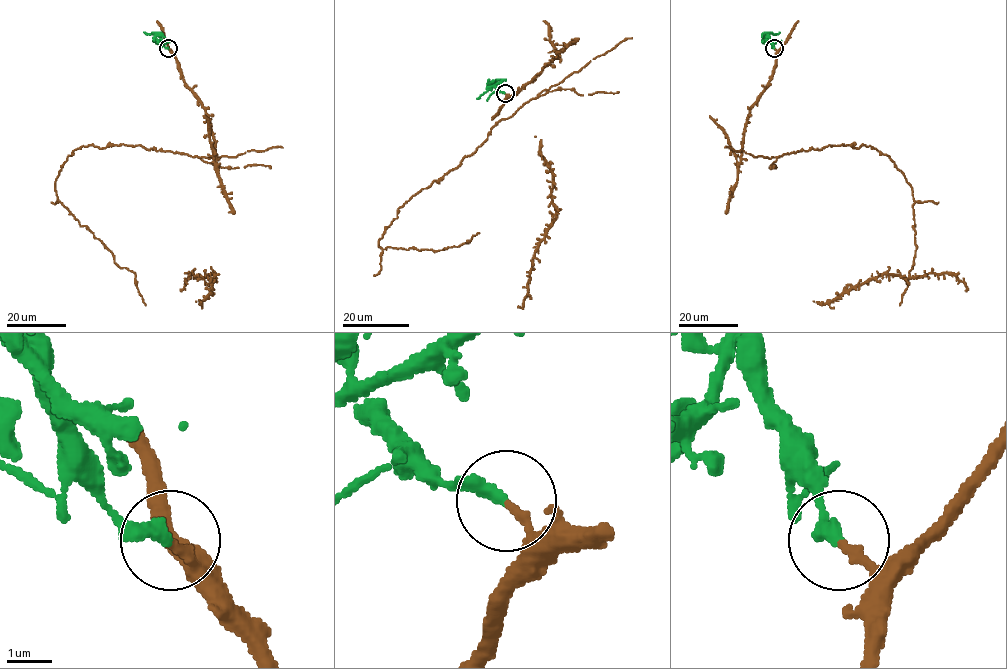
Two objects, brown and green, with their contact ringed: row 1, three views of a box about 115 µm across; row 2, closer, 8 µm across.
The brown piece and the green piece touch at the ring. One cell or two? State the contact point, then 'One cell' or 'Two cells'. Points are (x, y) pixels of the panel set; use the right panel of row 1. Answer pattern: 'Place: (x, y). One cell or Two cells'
Place: (774, 48). Two cells

